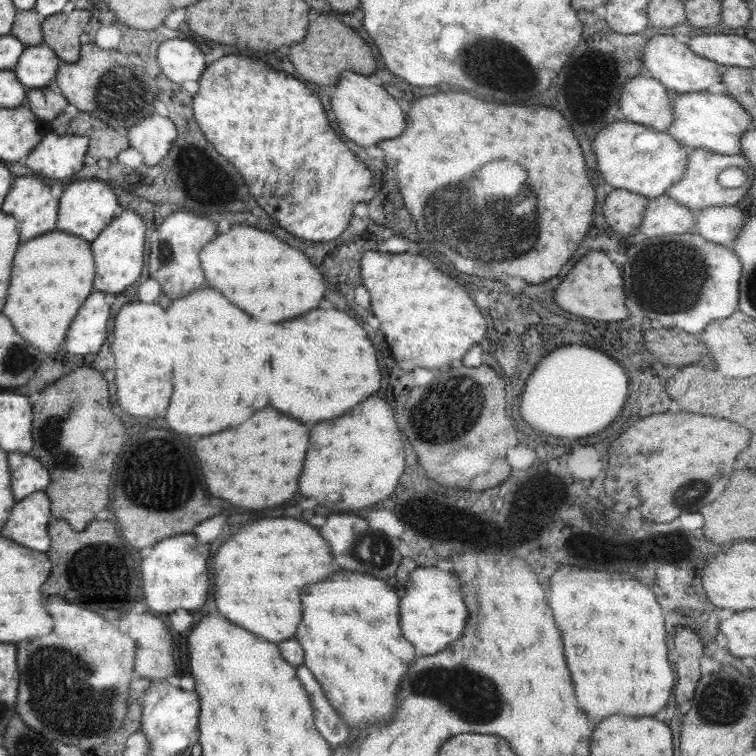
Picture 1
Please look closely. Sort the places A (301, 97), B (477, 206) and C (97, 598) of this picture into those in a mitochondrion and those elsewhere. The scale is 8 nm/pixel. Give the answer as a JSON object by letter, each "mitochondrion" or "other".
{"A":"other","B":"mitochondrion","C":"other"}

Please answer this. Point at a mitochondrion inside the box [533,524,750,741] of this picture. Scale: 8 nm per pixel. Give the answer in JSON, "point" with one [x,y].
{"point":[721,704]}

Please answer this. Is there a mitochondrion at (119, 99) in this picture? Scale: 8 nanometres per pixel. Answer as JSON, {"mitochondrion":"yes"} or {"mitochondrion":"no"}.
{"mitochondrion":"yes"}

